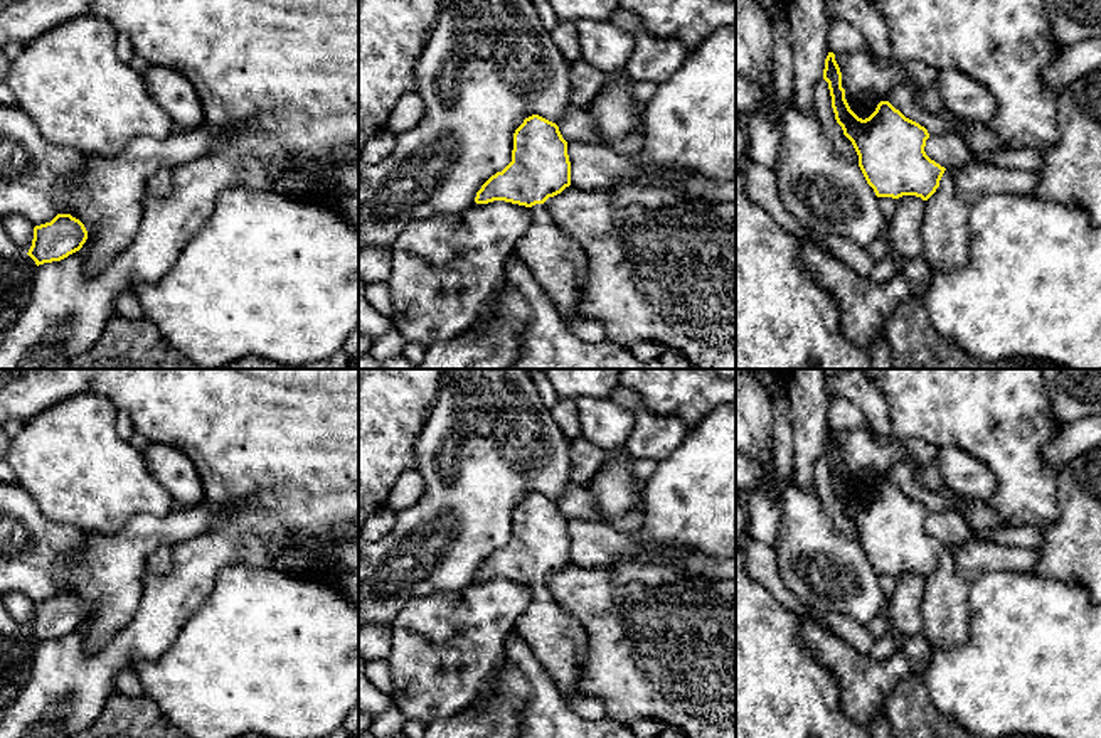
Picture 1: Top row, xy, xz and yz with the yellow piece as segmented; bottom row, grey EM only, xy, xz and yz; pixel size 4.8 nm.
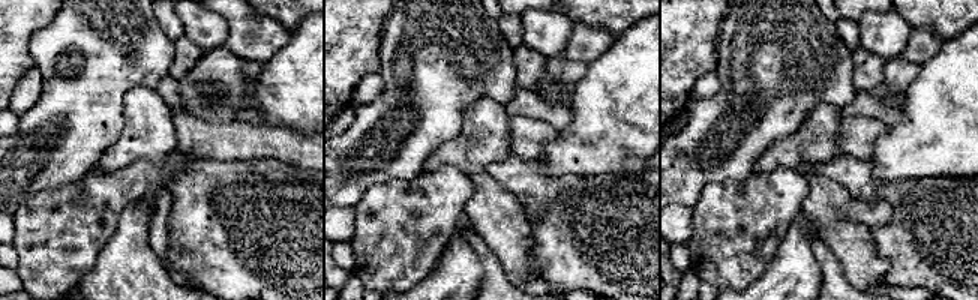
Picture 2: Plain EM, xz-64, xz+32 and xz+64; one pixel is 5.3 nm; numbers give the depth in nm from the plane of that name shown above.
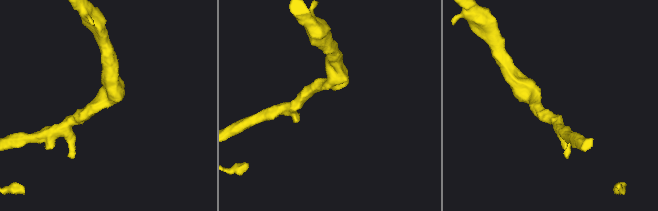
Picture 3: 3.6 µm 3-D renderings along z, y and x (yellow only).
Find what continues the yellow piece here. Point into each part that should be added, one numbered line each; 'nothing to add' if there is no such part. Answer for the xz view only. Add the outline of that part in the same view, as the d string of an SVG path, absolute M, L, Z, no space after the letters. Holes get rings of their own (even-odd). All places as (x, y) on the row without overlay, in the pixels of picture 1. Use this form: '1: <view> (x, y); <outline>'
1: xz (556, 637); M542 581L530 585L530 596L527 610L513 625L513 632L529 644L562 694L582 694L579 677L588 637L581 623L556 602Z

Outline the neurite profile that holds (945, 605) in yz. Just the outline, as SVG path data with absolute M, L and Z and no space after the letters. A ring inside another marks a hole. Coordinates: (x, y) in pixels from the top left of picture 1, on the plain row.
M946 546L939 564L926 578L923 635L931 649L956 647L968 640L968 583L956 571L955 548Z

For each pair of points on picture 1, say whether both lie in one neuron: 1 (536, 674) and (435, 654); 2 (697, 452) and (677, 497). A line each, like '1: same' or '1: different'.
1: different
2: same

